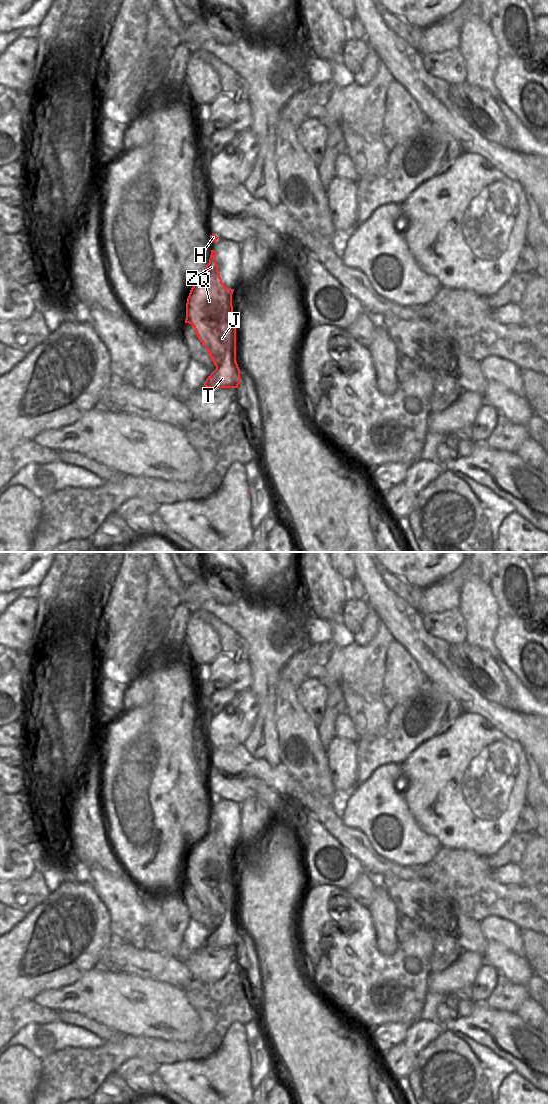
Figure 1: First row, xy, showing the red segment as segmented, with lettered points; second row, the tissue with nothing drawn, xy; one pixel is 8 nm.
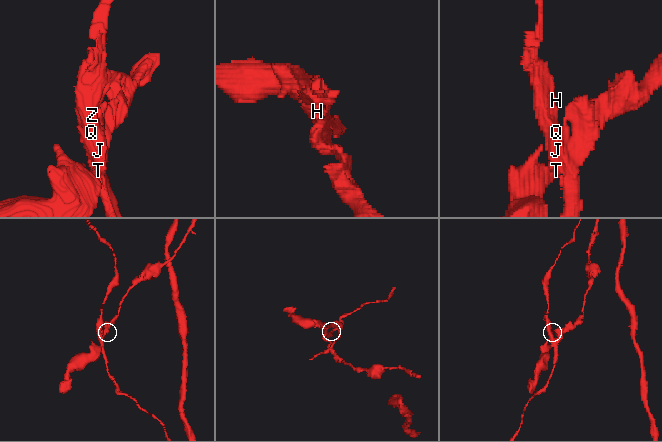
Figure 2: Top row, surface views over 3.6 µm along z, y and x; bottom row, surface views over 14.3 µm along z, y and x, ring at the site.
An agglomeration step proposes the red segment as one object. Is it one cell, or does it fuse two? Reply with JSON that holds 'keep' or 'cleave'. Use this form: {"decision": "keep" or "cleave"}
{"decision": "cleave"}

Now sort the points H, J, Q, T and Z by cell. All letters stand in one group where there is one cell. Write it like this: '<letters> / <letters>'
H J Q Z / T

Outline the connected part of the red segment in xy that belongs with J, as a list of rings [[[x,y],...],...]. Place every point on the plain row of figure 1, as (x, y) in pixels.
[[[211,810],[209,823],[204,828],[201,837],[195,842],[190,850],[186,863],[185,883],[191,884],[198,899],[208,911],[215,926],[219,926],[229,912],[236,912],[236,886],[232,866],[232,854],[234,849],[227,848],[223,843],[216,823],[216,812]]]

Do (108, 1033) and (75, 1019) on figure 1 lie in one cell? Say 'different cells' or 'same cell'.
same cell

